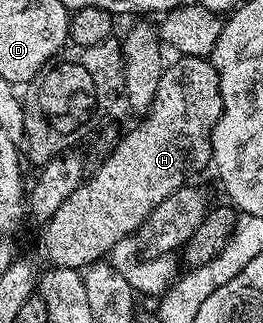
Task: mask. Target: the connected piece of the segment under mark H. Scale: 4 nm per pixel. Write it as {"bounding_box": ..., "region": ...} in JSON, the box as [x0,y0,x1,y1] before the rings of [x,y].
{"bounding_box":[41,57,221,271],"region":[[[182,57],[176,58],[177,62],[173,66],[171,64],[164,70],[162,78],[159,79],[158,90],[155,91],[154,102],[151,103],[150,111],[145,117],[140,118],[136,122],[138,124],[118,143],[113,149],[113,154],[102,163],[97,169],[97,174],[93,178],[82,180],[79,187],[75,187],[75,191],[71,191],[71,195],[67,195],[67,199],[63,199],[63,203],[59,203],[59,207],[54,211],[52,217],[44,222],[45,230],[41,233],[41,249],[50,257],[52,264],[57,267],[69,267],[81,271],[86,266],[100,262],[124,237],[129,237],[140,230],[142,223],[147,219],[147,215],[151,215],[151,211],[155,211],[155,207],[159,207],[159,203],[163,203],[163,199],[167,199],[167,195],[171,195],[175,191],[179,191],[190,180],[189,177],[196,169],[207,166],[213,159],[213,132],[215,131],[215,123],[221,114],[221,88],[219,87],[219,75],[214,67],[212,60],[203,57]]]}

